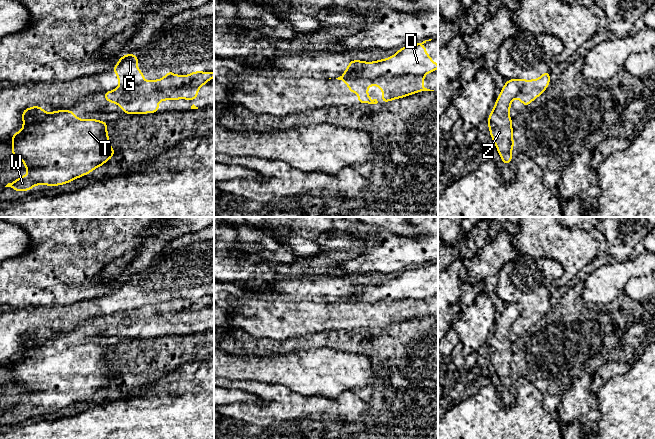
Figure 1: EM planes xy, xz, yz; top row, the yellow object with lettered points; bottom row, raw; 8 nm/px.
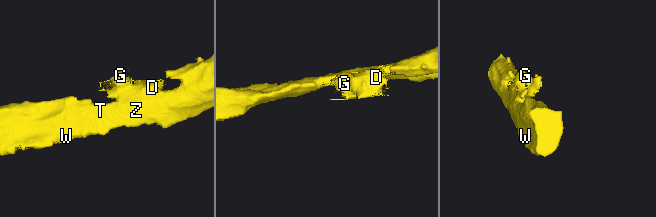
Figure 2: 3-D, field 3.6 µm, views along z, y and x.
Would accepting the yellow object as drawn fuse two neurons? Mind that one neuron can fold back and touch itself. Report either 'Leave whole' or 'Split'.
Split

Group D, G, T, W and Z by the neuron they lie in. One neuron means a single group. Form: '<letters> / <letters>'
D T W Z / G

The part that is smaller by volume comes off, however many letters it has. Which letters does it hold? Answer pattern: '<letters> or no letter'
G

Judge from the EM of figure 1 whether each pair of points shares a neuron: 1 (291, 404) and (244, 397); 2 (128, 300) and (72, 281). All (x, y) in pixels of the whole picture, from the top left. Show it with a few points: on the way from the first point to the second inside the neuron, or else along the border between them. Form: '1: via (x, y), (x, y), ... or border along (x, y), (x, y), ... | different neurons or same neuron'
1: border along (238, 388), (254, 394), (262, 402) | different neurons
2: border along (118, 284), (110, 293), (86, 299) | different neurons

